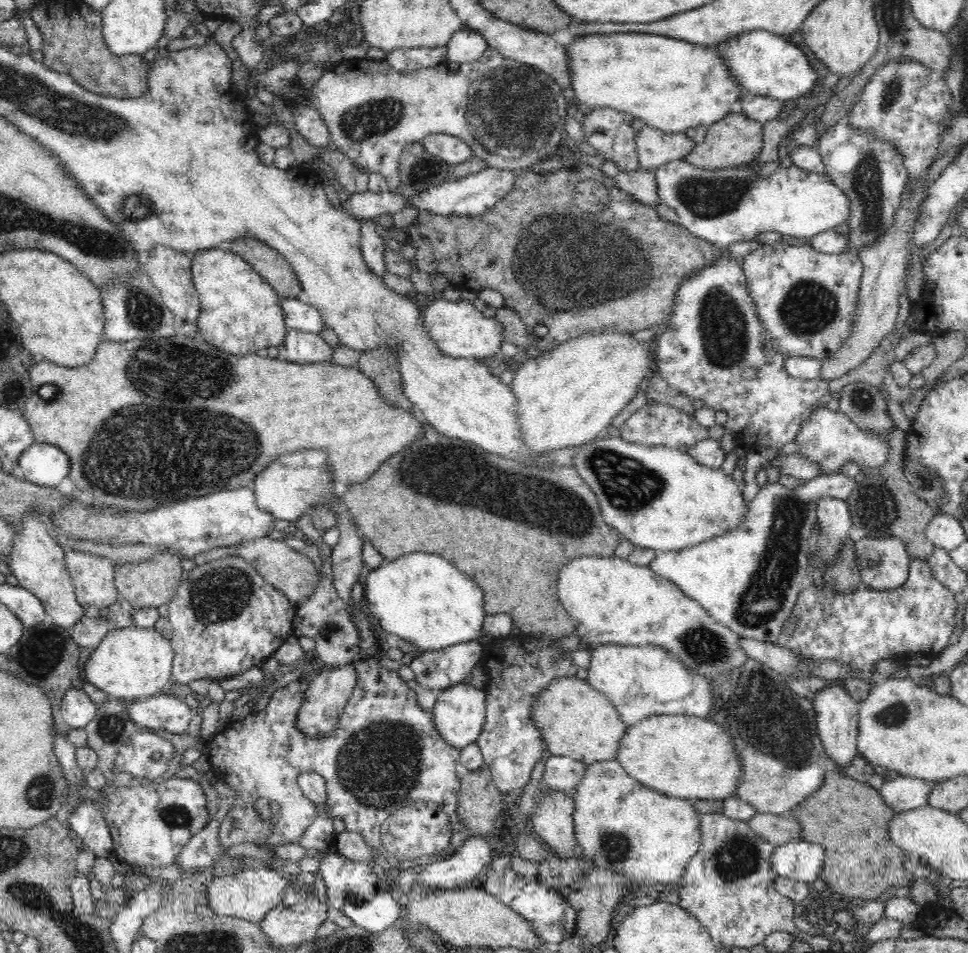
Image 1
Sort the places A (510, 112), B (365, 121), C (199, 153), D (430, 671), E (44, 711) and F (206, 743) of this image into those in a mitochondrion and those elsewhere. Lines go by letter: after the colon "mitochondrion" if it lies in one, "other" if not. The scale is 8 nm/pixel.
A: mitochondrion
B: mitochondrion
C: other
D: mitochondrion
E: other
F: other

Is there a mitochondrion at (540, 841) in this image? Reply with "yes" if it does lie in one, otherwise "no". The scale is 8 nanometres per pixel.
no

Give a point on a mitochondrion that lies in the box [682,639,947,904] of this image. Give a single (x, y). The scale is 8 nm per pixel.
(738, 856)

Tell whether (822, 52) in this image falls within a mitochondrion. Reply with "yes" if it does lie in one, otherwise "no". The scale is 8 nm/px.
no

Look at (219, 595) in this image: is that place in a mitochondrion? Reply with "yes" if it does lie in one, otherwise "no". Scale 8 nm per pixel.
yes

